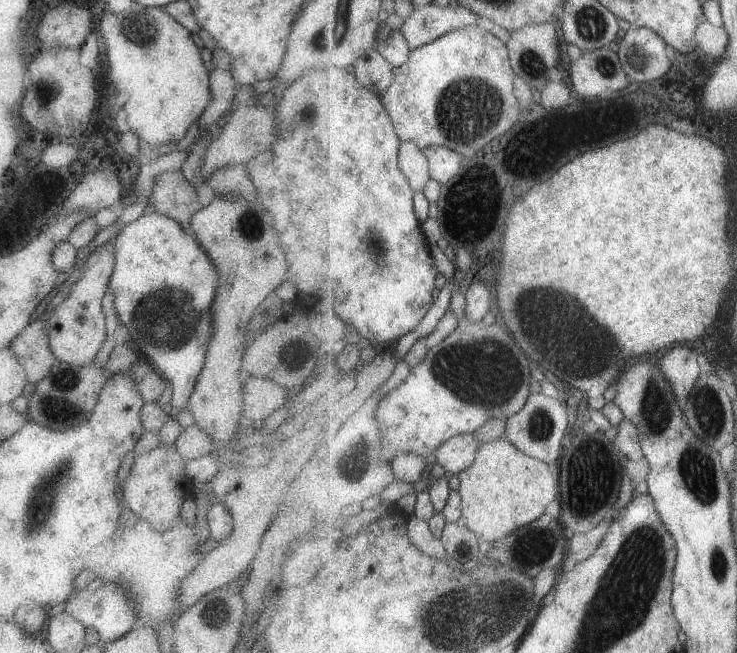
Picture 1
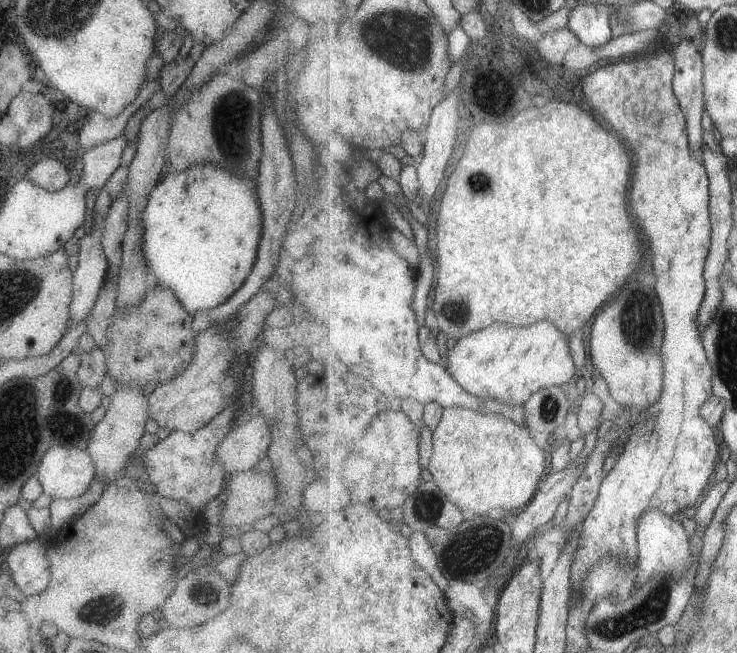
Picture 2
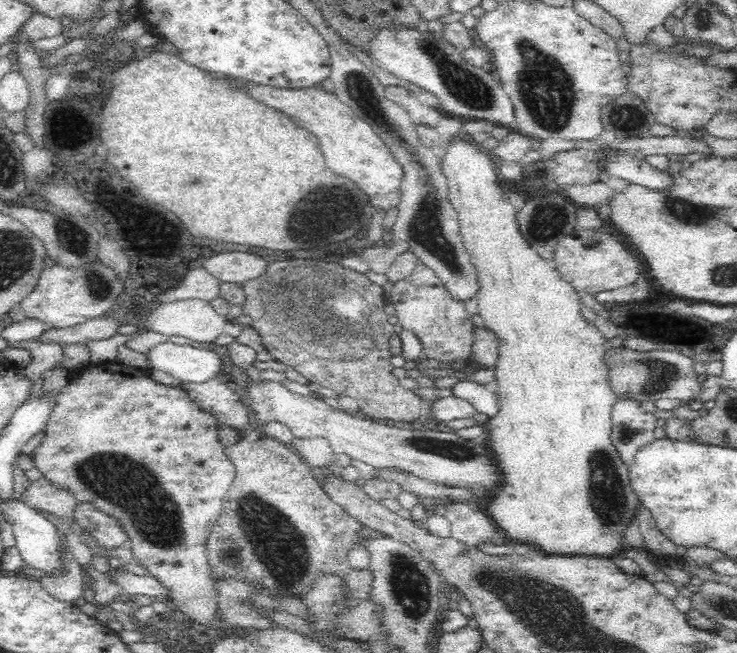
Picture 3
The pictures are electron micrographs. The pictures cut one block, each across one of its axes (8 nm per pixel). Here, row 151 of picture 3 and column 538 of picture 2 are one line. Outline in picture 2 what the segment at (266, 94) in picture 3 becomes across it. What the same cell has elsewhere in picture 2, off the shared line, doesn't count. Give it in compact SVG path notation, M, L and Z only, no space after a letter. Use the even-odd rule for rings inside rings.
M541 320L524 327L495 323L457 341L448 350L446 368L461 386L479 398L507 400L509 404L525 404L533 392L542 388L571 384L578 371L571 350L570 336L555 324Z

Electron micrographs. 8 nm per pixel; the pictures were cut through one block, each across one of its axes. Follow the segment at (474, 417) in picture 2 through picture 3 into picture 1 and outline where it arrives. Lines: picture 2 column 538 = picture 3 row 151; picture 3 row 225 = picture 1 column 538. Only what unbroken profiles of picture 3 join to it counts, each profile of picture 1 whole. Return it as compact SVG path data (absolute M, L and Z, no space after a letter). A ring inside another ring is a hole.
M506 436L481 443L475 464L459 472L458 480L462 521L477 538L488 542L535 522L545 514L547 504L559 498L559 478L551 474L549 463L523 454Z

